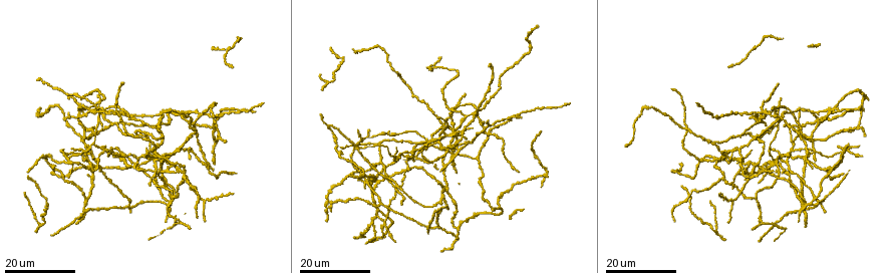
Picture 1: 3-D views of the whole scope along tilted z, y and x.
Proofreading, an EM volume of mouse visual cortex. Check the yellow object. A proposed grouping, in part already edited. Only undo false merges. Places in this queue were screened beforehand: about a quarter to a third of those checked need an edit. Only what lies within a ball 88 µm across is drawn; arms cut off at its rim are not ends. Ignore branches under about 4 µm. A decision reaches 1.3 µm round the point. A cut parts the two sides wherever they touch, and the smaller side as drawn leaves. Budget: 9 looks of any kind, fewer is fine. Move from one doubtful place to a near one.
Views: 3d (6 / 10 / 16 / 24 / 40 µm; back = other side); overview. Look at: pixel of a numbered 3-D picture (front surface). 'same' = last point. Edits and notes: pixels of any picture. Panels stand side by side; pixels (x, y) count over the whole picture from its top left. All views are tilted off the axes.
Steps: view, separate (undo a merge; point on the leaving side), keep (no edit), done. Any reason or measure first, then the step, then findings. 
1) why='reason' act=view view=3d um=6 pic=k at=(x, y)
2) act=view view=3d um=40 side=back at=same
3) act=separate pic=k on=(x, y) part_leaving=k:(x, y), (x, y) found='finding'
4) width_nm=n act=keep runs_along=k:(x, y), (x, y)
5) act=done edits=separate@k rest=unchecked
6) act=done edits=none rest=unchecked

act=view view=3d um=16 pic=1 at=(411, 158)

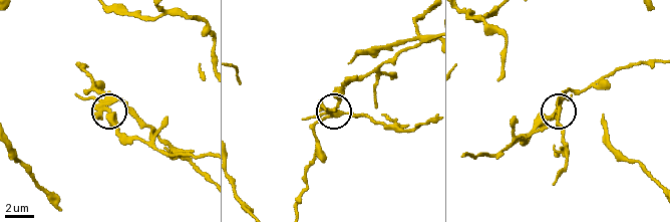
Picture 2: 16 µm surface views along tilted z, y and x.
act=view view=3d um=10 pic=2 at=(105, 108)

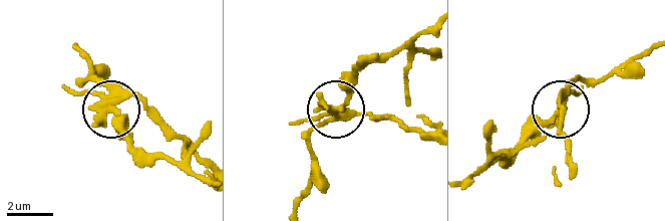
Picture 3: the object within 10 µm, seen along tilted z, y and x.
act=keep runs_along=3:(205, 166), (127, 96), (115, 101), (114, 114), (140, 150) found='one neuron here'

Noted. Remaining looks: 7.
why='looks like a crossing' act=view view=3d um=16 pic=1 at=(152, 155)

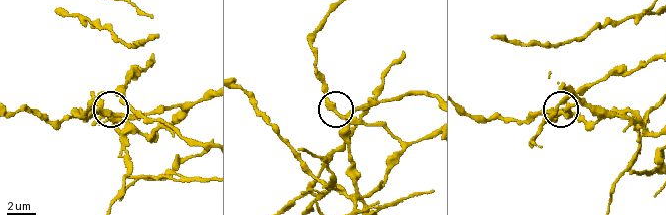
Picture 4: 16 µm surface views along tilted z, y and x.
act=view view=3d um=6 pic=4 at=(120, 113)

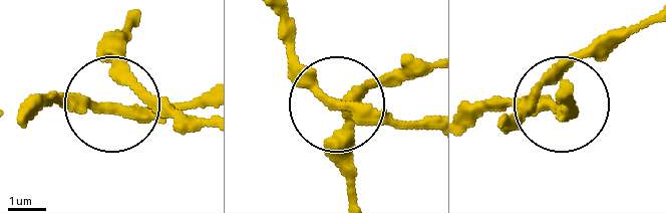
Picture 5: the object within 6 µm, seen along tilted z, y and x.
why='from behind' act=view view=3d um=6 side=back pic=5 at=(111, 110)

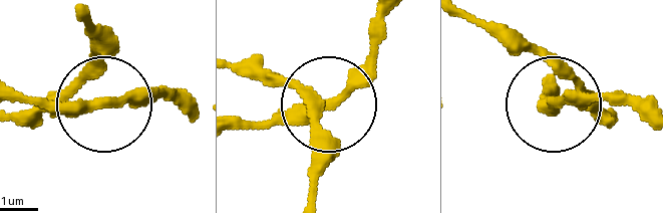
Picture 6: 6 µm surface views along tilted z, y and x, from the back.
side_arm_um=43 act=keep runs_along=6:(13, 95), (92, 104), (170, 92) found='one neuron here'

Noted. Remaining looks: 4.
why='side arm on a straight run' act=view view=3d um=16 pic=1 at=(84, 141)

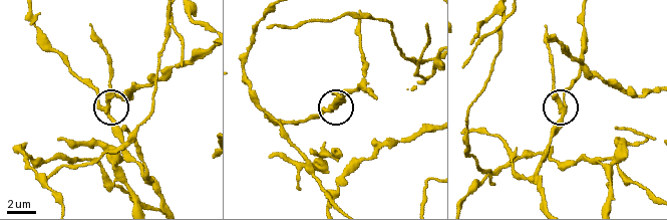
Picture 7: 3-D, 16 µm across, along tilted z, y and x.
act=view view=3d um=10 pic=7 at=(563, 107)

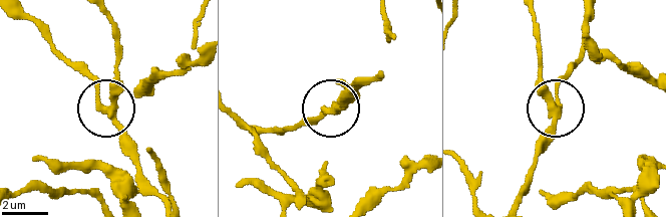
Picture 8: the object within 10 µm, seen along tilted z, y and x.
width_nm=270 act=keep runs_along=8:(168, 202), (140, 168), (129, 134), (109, 105), (118, 60) found='one neuron here'

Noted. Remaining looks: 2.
act=view view=3d um=24 pic=1 at=(100, 117)

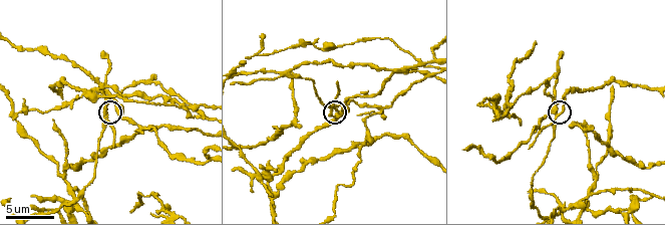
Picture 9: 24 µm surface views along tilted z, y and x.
act=view view=3d um=10 pic=9 at=(561, 113)

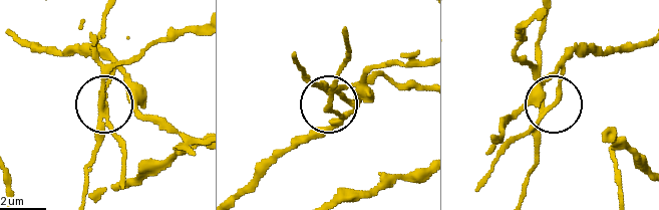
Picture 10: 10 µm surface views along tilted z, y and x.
width_nm=210 act=separate pic=10 on=(94, 151) part_leaving=10:(102, 113), (102, 86), (113, 68), (158, 43), (198, 33) found='a second neuron is stuck on'

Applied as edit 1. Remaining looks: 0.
act=done edits=separate@10 rest=unchecked

